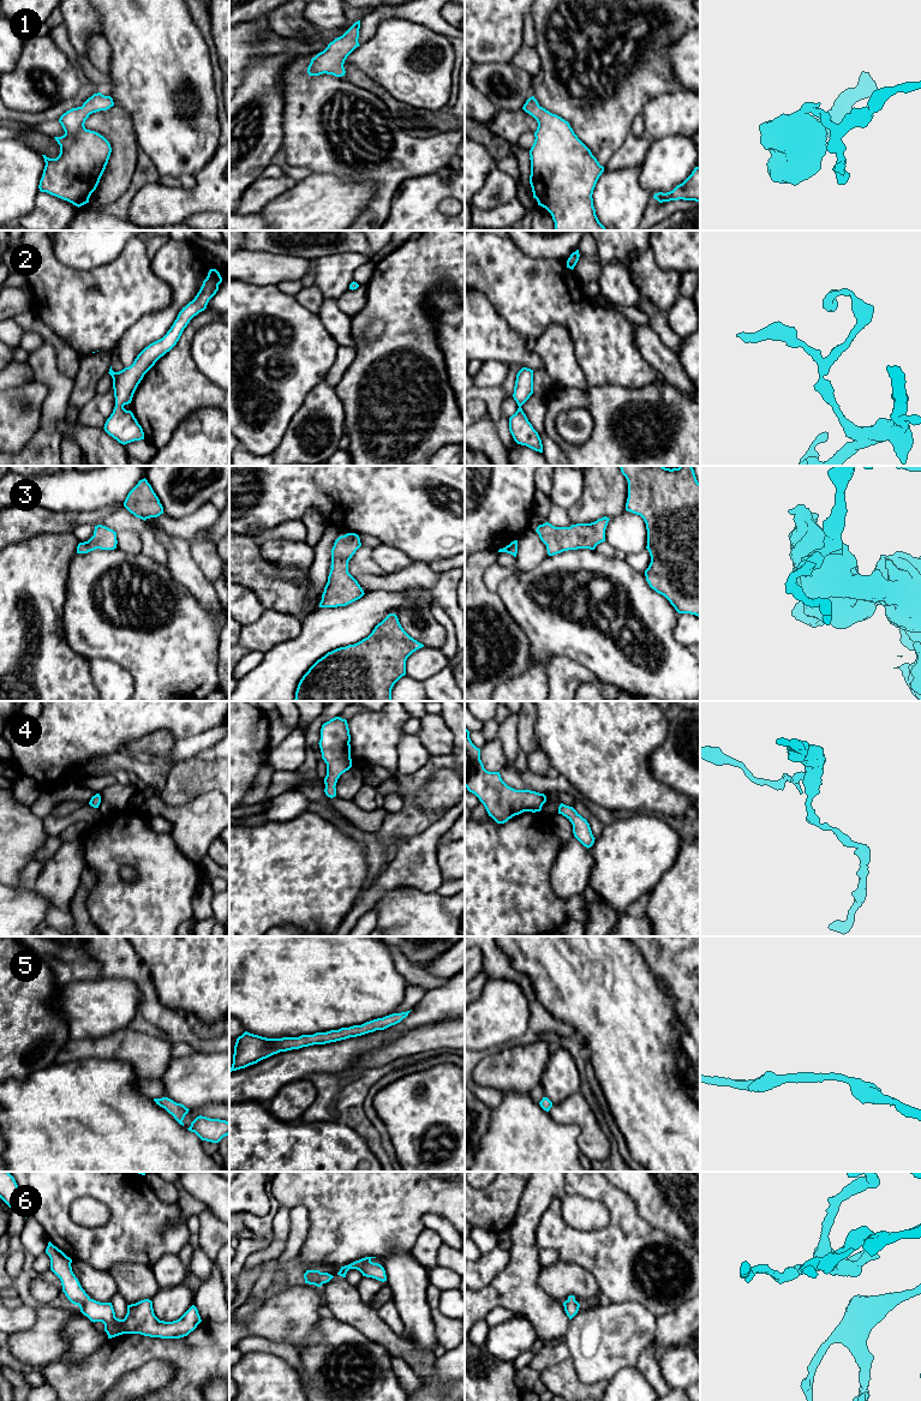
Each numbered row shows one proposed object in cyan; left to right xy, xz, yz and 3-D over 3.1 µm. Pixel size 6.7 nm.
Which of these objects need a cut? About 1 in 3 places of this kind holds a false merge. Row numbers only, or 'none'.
none

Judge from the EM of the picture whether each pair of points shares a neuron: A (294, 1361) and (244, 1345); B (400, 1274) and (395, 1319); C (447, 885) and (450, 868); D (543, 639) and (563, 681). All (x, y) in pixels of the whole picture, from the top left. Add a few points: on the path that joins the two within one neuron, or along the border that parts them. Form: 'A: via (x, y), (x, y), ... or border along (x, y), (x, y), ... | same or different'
A: via (282, 1349), (256, 1345) | same
B: border along (392, 1300), (402, 1322), (404, 1336) | different
C: border along (443, 879), (452, 880) | different
D: border along (579, 663), (550, 657), (545, 662), (546, 684) | different

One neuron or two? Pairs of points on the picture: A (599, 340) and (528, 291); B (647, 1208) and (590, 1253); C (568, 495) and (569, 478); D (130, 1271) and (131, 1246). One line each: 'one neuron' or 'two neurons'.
A: one neuron
B: two neurons
C: one neuron
D: two neurons

